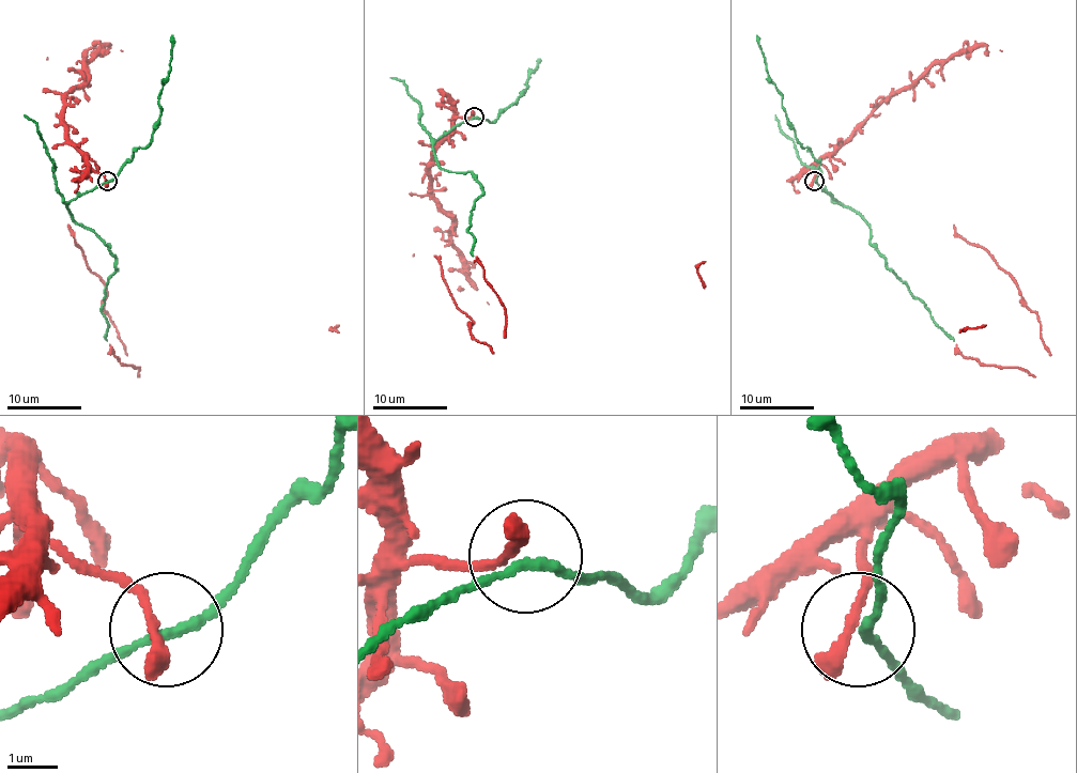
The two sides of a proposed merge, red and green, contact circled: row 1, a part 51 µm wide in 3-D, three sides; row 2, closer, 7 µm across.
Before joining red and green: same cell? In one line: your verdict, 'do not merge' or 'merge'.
merge

